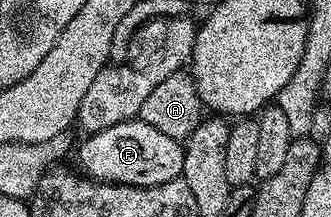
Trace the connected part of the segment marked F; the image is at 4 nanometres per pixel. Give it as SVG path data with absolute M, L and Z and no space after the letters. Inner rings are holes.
M124 121L105 131L89 134L84 140L77 148L76 156L80 161L79 168L93 180L106 181L108 184L156 186L183 176L184 145L172 136L163 135L145 121Z

